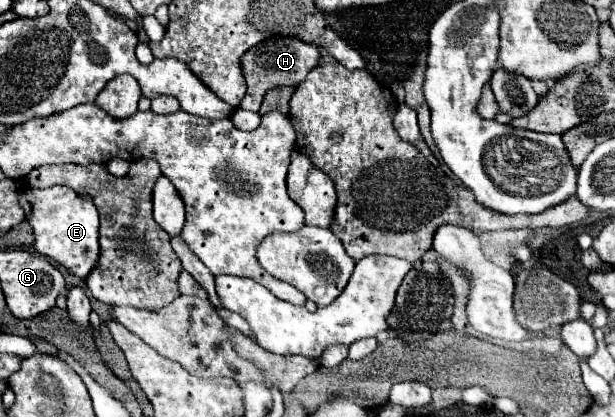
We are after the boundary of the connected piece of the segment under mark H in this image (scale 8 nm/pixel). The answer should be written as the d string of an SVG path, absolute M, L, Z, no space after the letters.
M283 37L267 39L267 41L251 47L241 59L241 69L243 69L243 75L247 81L247 93L245 93L239 107L257 113L261 107L261 101L269 89L273 89L277 85L301 83L305 79L305 75L317 65L319 57L321 57L319 47L303 43L299 39L293 39L293 37L289 37L289 39L283 39Z

